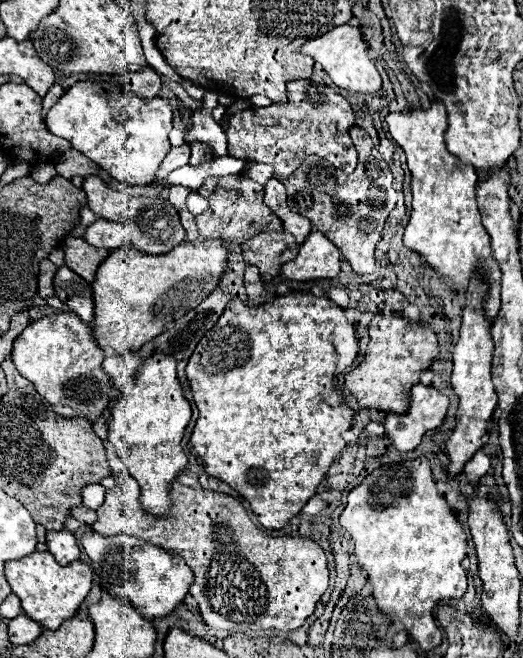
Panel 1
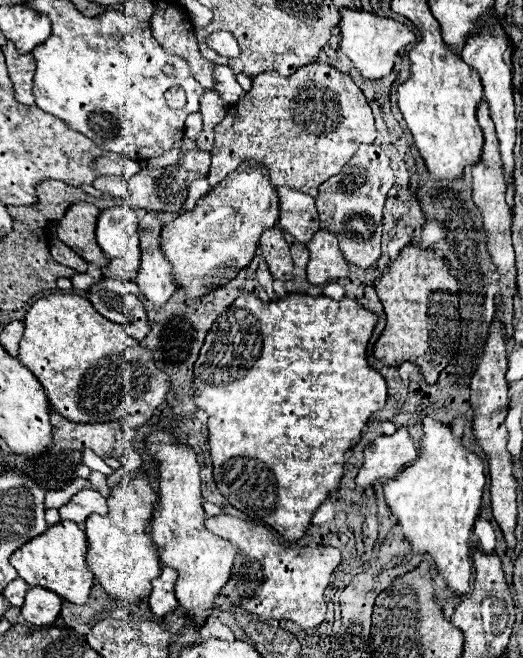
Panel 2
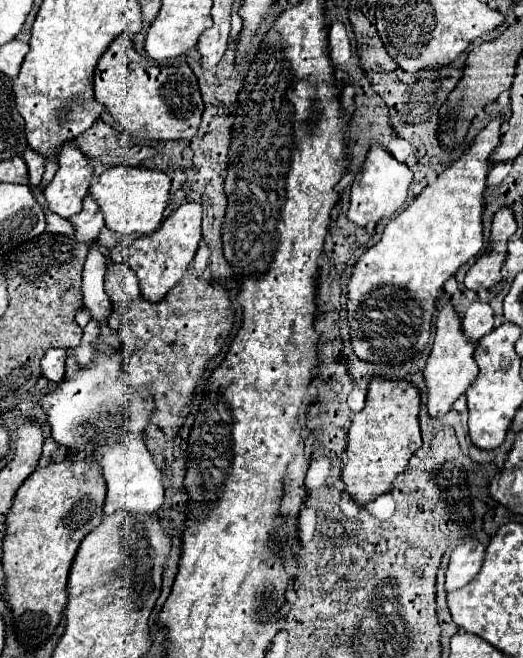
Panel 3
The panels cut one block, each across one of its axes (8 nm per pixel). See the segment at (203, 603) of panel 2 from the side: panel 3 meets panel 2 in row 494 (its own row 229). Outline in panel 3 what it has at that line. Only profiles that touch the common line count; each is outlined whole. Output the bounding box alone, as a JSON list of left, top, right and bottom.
[128,202,202,302]

